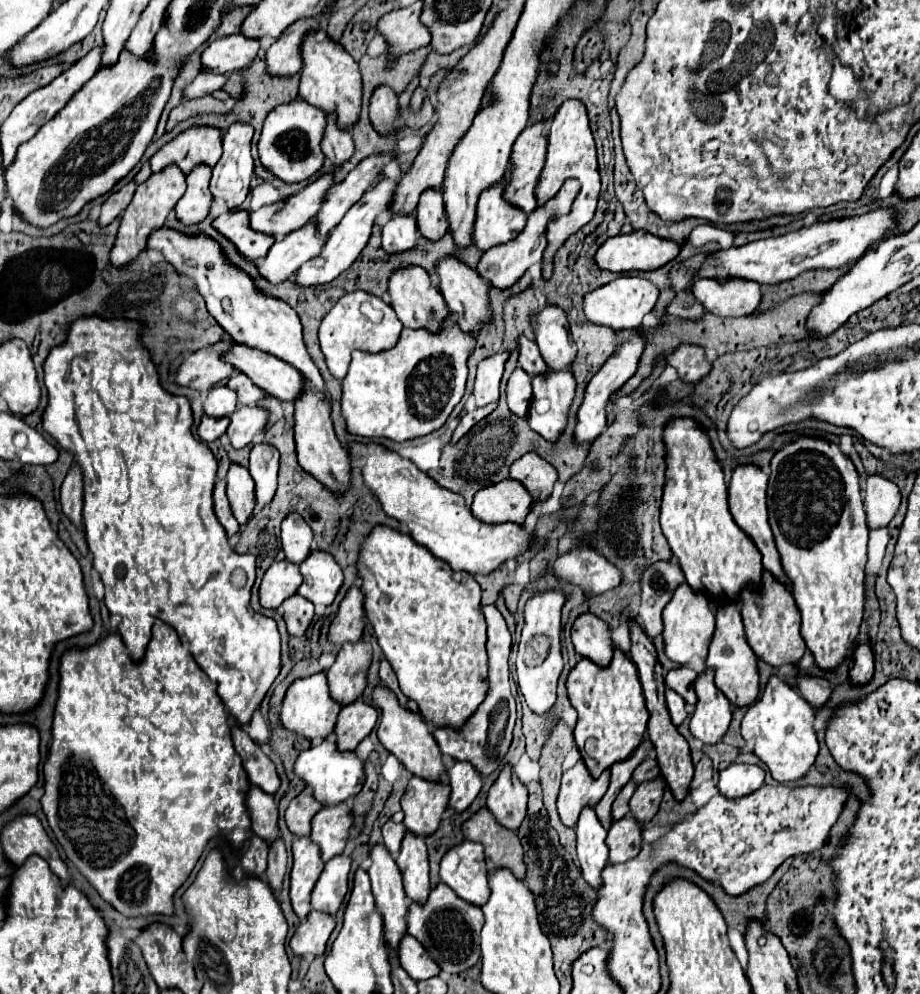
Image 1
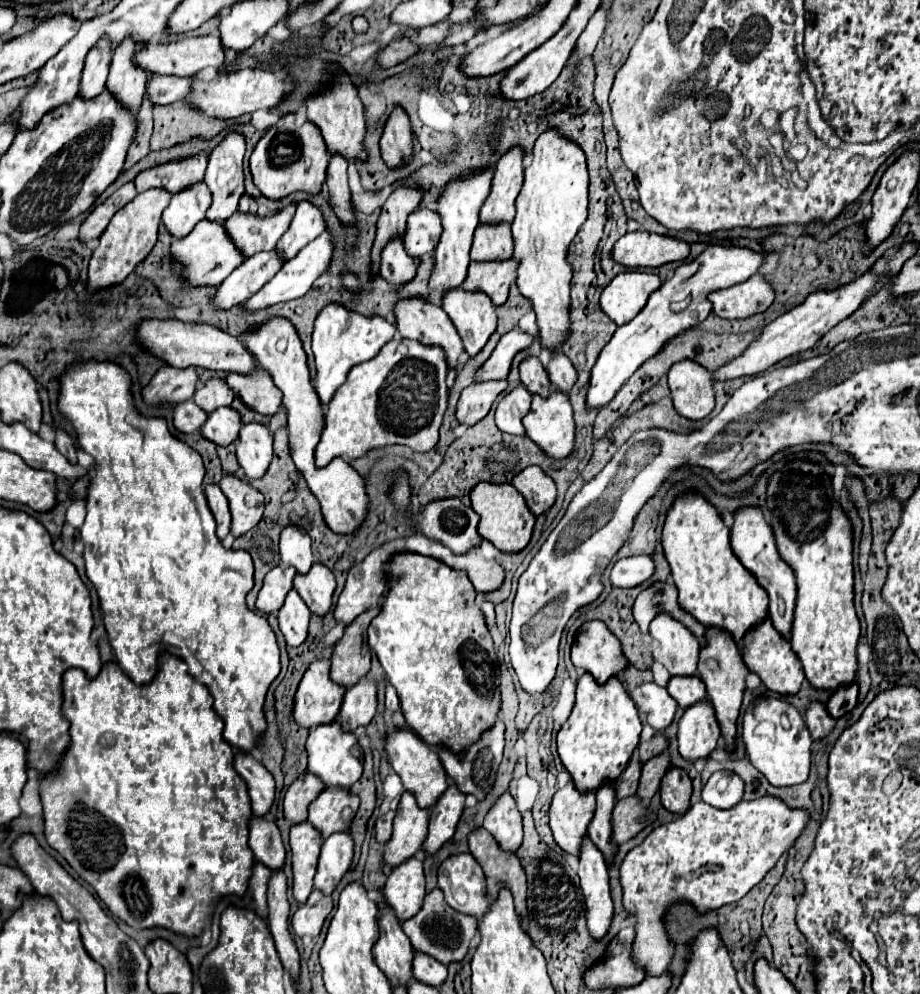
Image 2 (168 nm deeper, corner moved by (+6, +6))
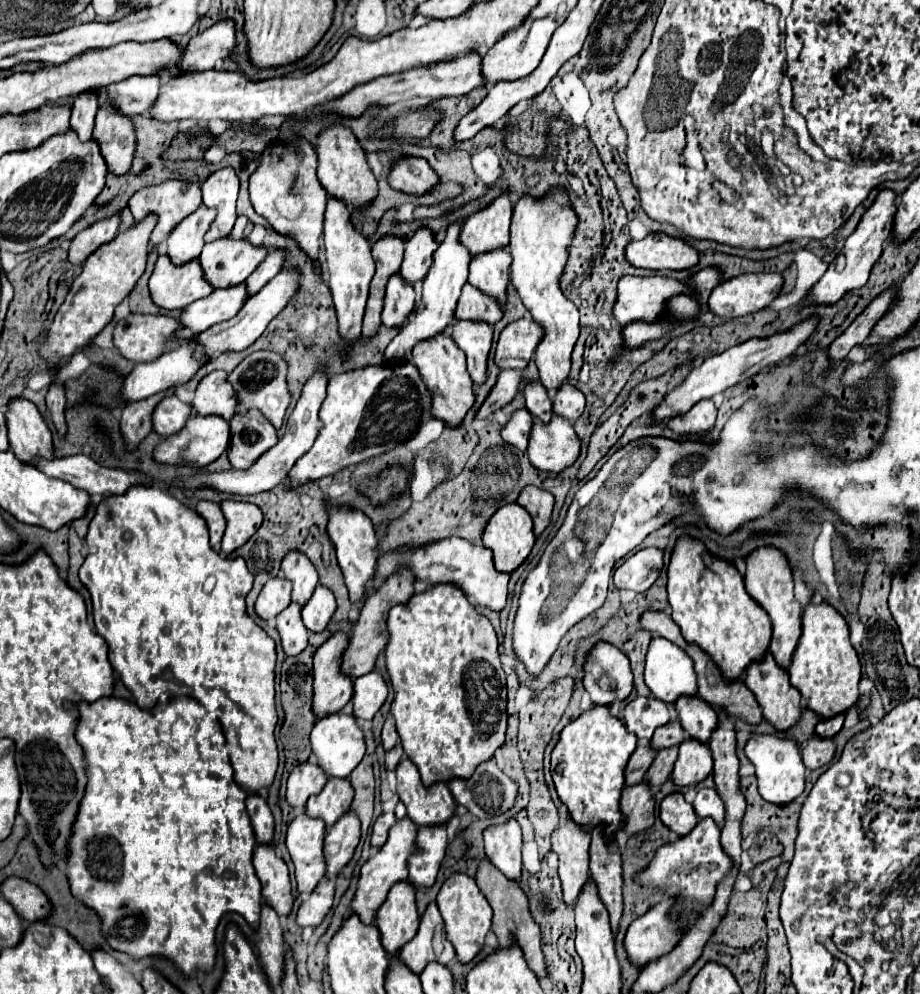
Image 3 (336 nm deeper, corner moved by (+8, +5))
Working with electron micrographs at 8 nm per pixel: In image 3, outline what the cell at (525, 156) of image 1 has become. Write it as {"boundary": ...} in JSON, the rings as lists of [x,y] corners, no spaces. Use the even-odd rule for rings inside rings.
{"boundary":[[[508,193],[492,201],[484,211],[472,215],[460,229],[460,243],[470,251],[470,257],[508,247],[510,217],[512,205]]]}

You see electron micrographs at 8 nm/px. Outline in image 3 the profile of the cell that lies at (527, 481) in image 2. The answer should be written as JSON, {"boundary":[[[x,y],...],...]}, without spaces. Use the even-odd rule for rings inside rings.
{"boundary":[[[528,485],[518,499],[518,505],[524,507],[530,517],[534,519],[534,535],[542,535],[542,531],[550,525],[550,517],[552,517],[552,507],[554,507],[554,497],[552,493],[540,489],[540,487],[532,487]]]}

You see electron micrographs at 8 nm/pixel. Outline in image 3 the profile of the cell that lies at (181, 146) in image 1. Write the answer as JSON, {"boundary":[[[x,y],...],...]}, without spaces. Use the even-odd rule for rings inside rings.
{"boundary":[[[164,181],[160,185],[154,185],[154,187],[146,187],[142,191],[138,191],[130,201],[128,201],[128,207],[134,215],[134,221],[142,221],[144,217],[148,215],[156,215],[156,227],[152,231],[152,237],[150,237],[150,245],[152,247],[160,247],[168,233],[184,219],[188,217],[190,213],[194,213],[198,207],[202,205],[202,197],[200,197],[200,187],[194,183],[194,185],[186,185],[184,181]]]}

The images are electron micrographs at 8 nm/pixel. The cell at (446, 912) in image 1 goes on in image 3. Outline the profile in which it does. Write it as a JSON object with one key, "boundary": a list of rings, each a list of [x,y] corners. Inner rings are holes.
{"boundary":[[[430,903],[424,917],[420,919],[420,929],[416,937],[402,947],[400,961],[412,969],[412,973],[420,975],[424,967],[432,961],[448,965],[456,957],[452,943],[446,939],[444,921],[436,907],[436,903]]]}

